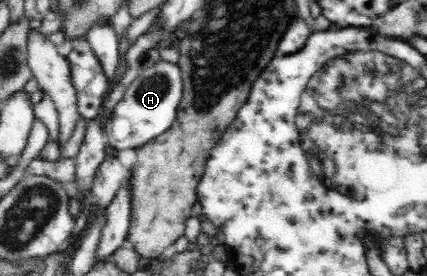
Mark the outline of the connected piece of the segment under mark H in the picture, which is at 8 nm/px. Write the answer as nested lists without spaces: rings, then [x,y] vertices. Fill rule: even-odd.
[[[160,60],[150,67],[142,67],[140,73],[125,88],[123,99],[116,104],[112,117],[107,121],[105,131],[109,135],[109,146],[117,152],[130,148],[137,150],[157,136],[165,134],[177,118],[177,109],[182,96],[183,77],[177,63]]]

